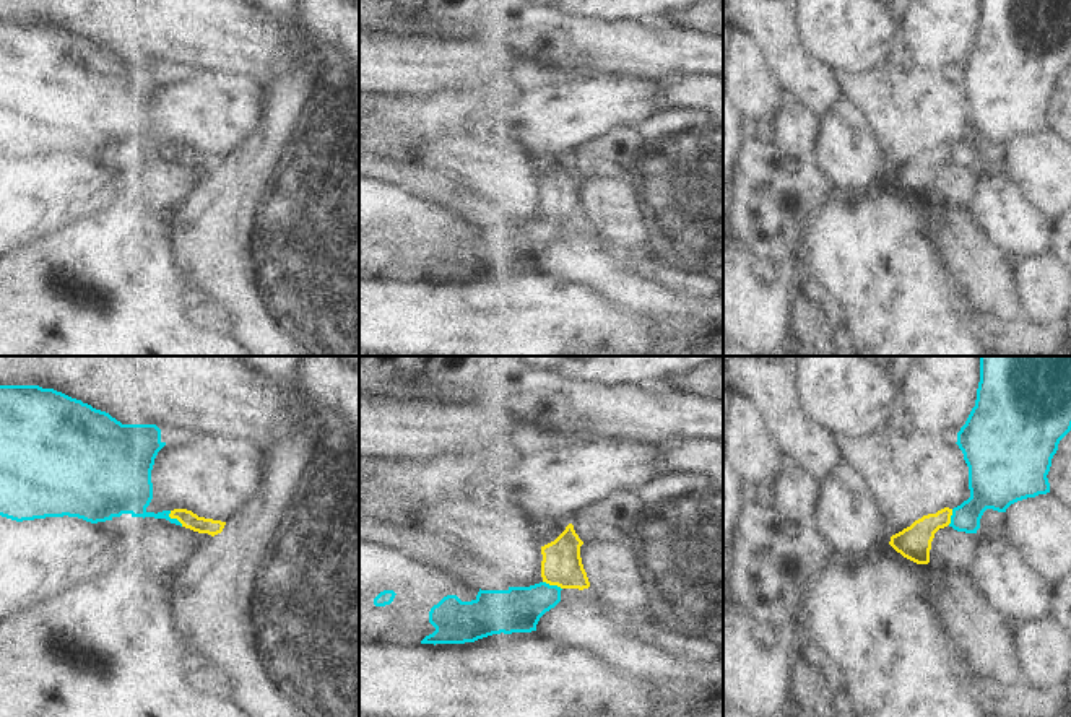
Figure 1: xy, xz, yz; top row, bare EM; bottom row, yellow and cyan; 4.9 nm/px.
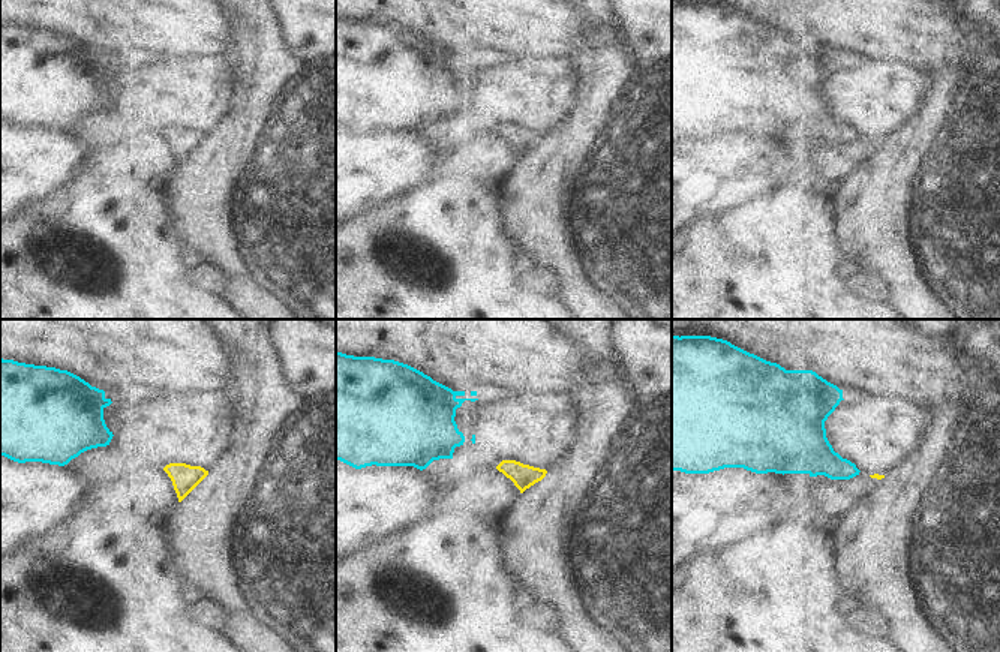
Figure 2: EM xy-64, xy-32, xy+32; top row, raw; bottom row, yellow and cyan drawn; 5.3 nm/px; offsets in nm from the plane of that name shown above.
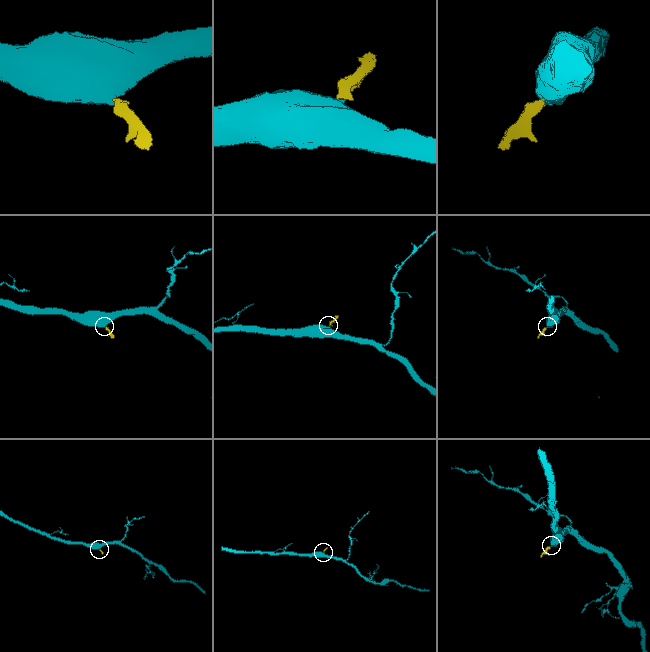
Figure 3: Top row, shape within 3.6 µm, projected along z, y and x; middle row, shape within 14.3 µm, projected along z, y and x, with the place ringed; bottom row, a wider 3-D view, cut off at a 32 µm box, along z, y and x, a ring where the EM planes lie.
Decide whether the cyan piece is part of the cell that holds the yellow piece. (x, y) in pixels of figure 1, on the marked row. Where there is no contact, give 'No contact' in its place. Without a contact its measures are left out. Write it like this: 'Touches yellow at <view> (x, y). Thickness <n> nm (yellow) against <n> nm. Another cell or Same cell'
Touches yellow at xy (174, 517). Thickness 80 nm (yellow) against 200 nm. Same cell

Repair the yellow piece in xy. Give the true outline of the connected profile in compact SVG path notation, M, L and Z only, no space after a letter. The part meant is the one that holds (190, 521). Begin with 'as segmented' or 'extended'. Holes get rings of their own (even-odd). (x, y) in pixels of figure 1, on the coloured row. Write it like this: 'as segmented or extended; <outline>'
extended; M0 385L0 515L16 522L68 515L98 524L130 514L143 519L166 519L211 537L221 533L226 522L198 517L187 509L158 514L146 511L153 499L151 470L164 445L156 424L122 424L109 413L54 389Z

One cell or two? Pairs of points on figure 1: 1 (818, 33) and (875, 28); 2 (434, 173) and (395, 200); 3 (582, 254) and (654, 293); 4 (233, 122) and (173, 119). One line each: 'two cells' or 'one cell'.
1: one cell
2: two cells
3: one cell
4: one cell

